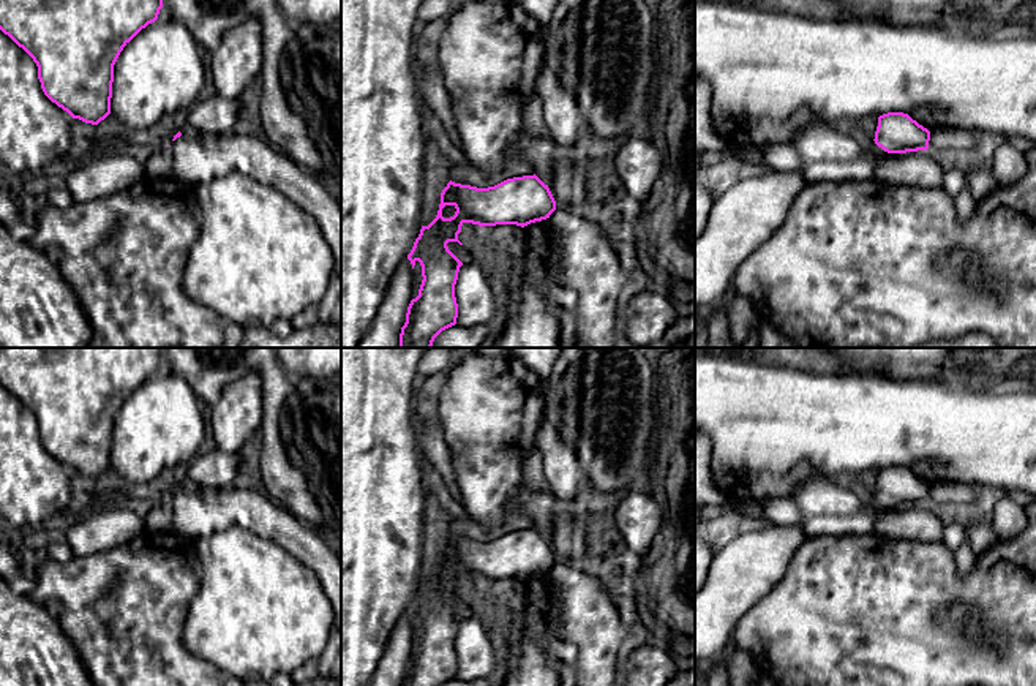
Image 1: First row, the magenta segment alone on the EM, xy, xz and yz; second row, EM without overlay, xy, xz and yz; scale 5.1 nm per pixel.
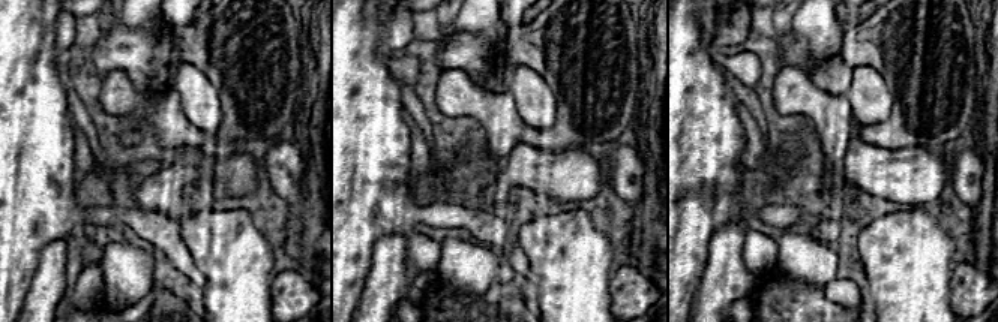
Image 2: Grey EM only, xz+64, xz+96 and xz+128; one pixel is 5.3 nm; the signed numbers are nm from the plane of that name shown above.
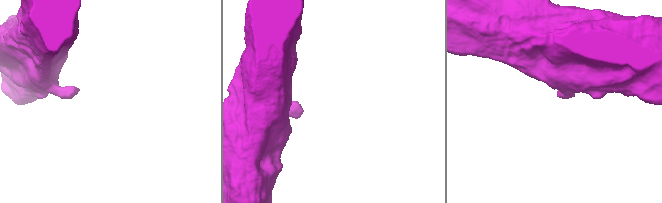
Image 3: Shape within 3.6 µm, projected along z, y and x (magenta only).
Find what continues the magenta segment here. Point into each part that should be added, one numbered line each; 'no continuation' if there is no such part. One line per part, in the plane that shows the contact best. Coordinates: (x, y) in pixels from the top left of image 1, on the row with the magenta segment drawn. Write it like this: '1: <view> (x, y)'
1: yz (863, 168)

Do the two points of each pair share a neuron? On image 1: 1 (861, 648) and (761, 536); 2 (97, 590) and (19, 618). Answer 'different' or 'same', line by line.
1: different
2: different

